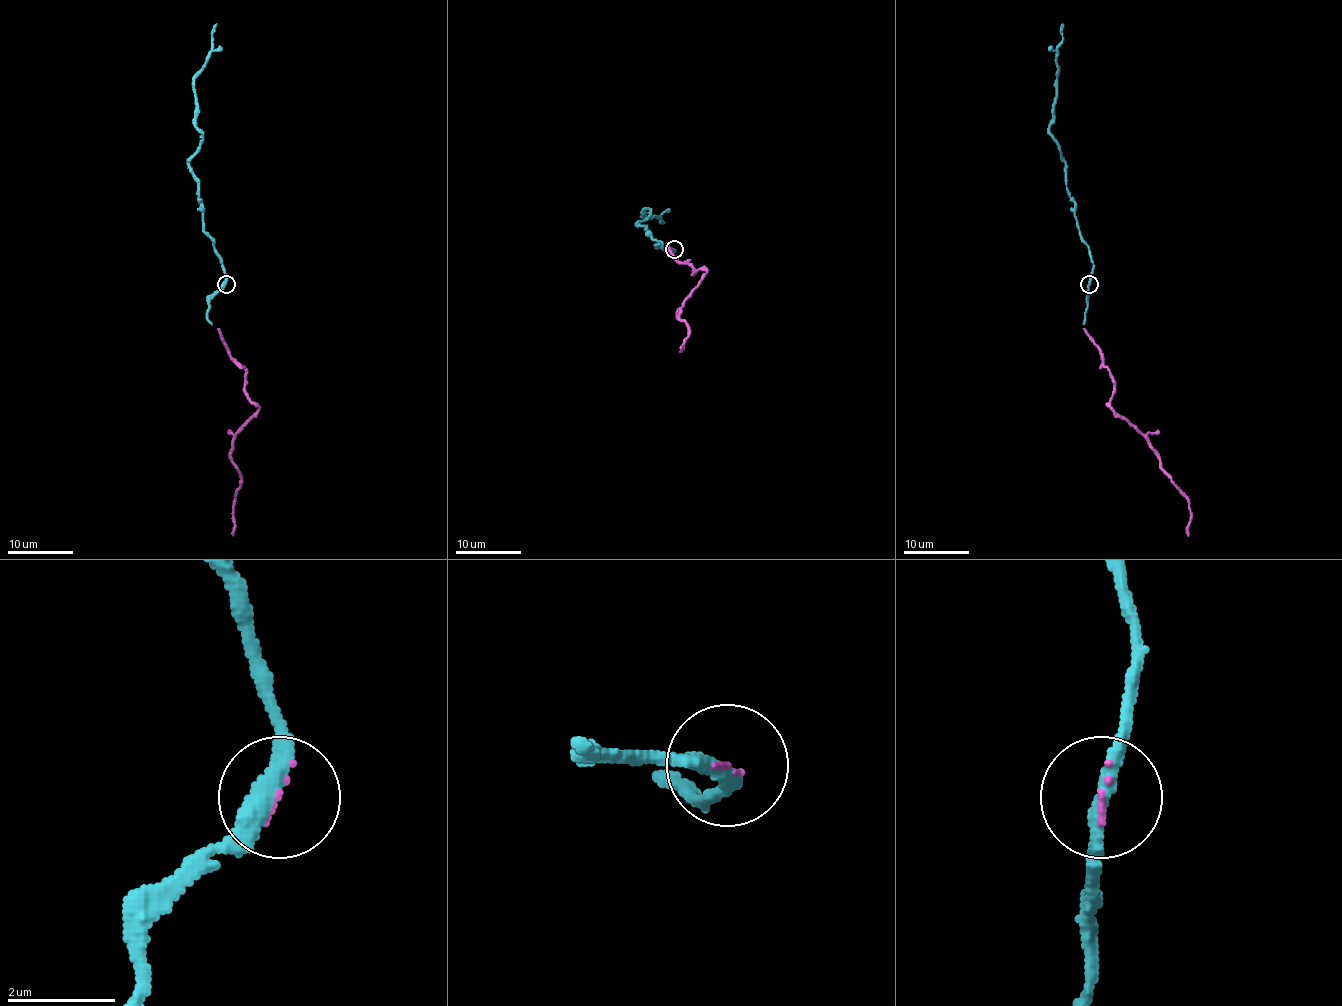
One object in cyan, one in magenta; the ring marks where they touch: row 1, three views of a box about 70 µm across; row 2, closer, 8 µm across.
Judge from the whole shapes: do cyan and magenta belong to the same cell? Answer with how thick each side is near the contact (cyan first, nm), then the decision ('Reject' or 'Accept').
Thickness 320 nm (cyan) against 60 nm. Accept

